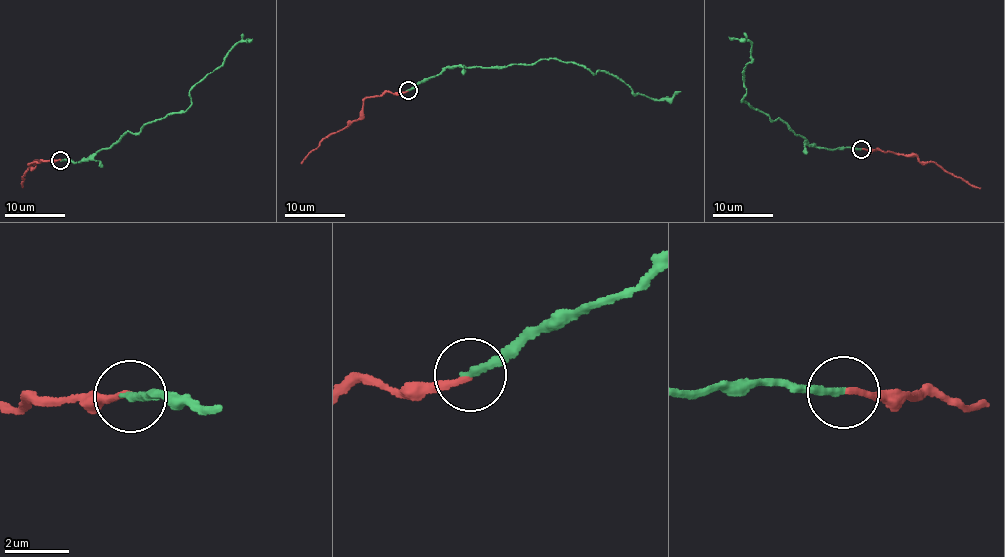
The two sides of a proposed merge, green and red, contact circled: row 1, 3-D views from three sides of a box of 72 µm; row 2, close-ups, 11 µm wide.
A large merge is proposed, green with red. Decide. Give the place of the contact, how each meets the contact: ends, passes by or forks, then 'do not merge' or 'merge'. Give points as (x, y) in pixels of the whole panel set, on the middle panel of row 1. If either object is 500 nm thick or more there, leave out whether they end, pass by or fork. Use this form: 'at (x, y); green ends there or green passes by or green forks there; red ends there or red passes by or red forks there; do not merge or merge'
at (408, 90); green ends there; red ends there; merge

